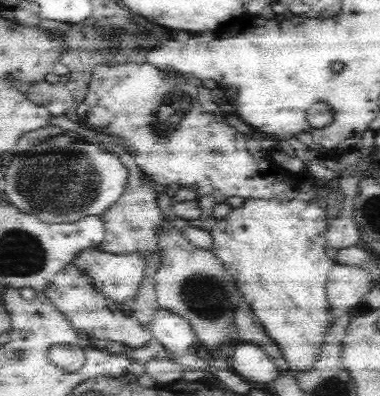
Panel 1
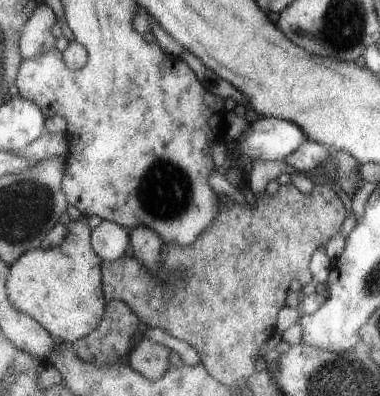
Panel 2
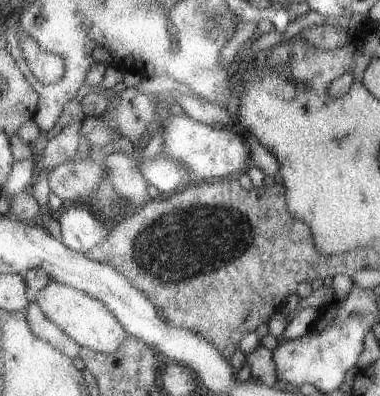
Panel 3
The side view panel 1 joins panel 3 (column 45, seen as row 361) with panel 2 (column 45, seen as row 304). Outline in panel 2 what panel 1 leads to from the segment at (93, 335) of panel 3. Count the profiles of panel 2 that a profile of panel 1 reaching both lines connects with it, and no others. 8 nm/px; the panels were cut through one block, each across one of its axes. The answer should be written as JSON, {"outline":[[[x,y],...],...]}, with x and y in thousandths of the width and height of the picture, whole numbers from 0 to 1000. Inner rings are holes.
{"outline":[[[224,556],[187,561],[176,606],[150,626],[97,626],[55,646],[29,672],[29,697],[18,717],[18,747],[29,768],[87,798],[113,818],[145,854],[171,869],[197,869],[203,859],[250,838],[276,808],[287,758],[276,747],[276,662],[245,626],[245,581]]]}

